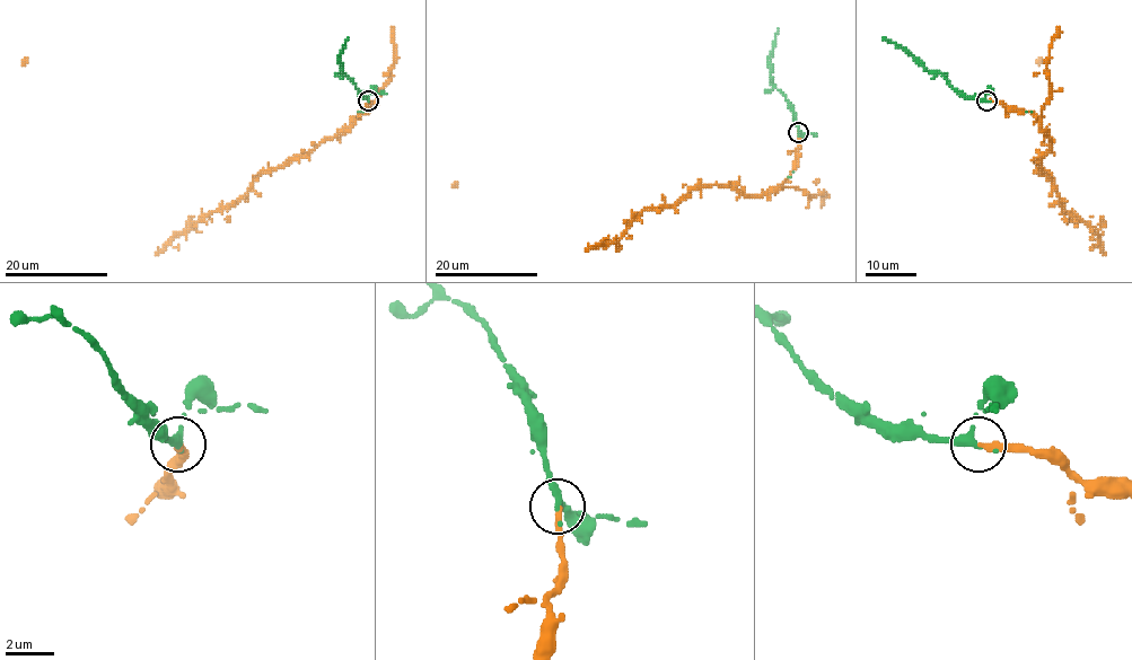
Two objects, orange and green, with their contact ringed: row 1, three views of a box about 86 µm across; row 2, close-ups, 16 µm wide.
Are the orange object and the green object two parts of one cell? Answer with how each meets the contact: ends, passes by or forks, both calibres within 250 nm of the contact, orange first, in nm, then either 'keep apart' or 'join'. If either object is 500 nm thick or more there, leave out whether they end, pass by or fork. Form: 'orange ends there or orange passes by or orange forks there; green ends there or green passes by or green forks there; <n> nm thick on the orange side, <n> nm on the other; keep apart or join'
orange ends there; green passes by; 280 nm thick on the orange side, 280 nm on the other; join

